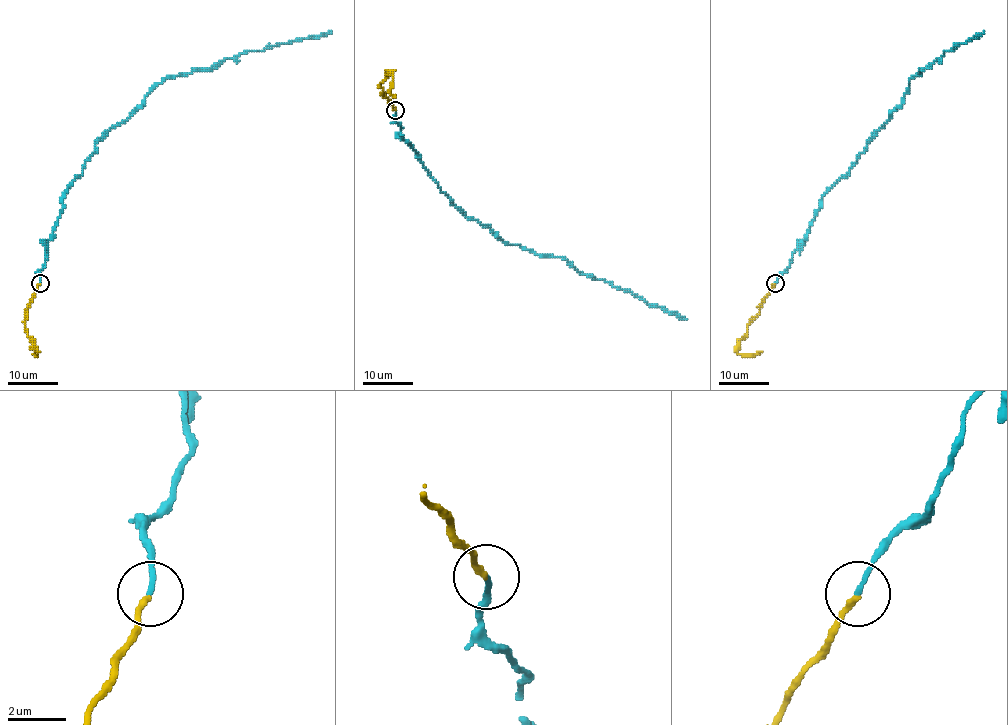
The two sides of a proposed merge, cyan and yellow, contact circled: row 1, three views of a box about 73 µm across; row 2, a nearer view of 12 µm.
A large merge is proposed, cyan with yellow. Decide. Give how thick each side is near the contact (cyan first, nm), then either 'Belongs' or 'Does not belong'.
Thickness 170 nm (cyan) against 200 nm. Does not belong

